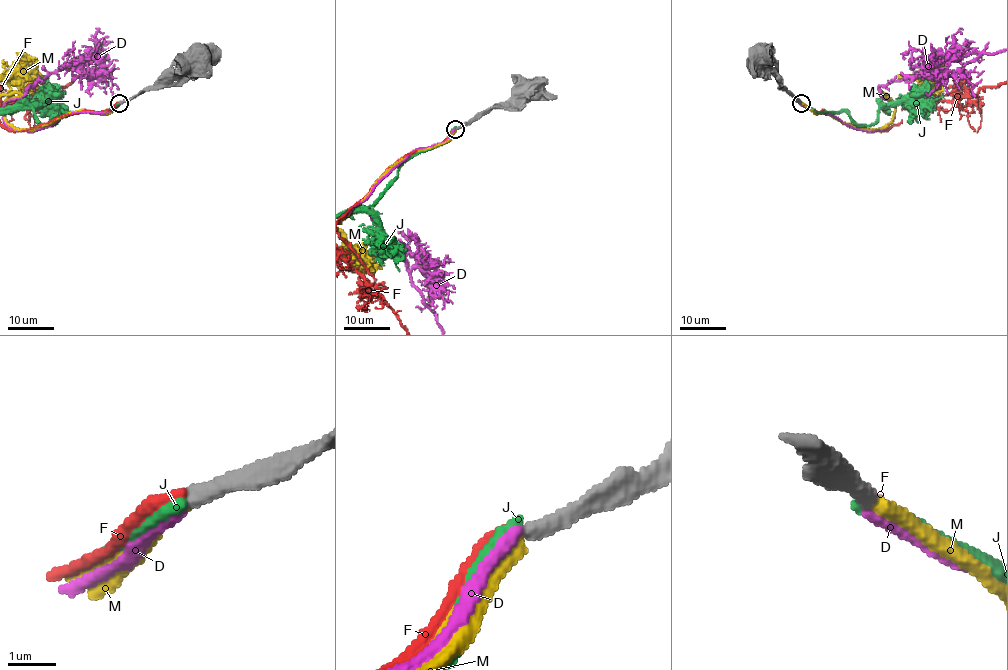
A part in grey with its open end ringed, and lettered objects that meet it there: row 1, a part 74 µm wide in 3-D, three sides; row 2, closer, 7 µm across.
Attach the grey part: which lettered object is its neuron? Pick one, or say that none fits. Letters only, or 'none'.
M

